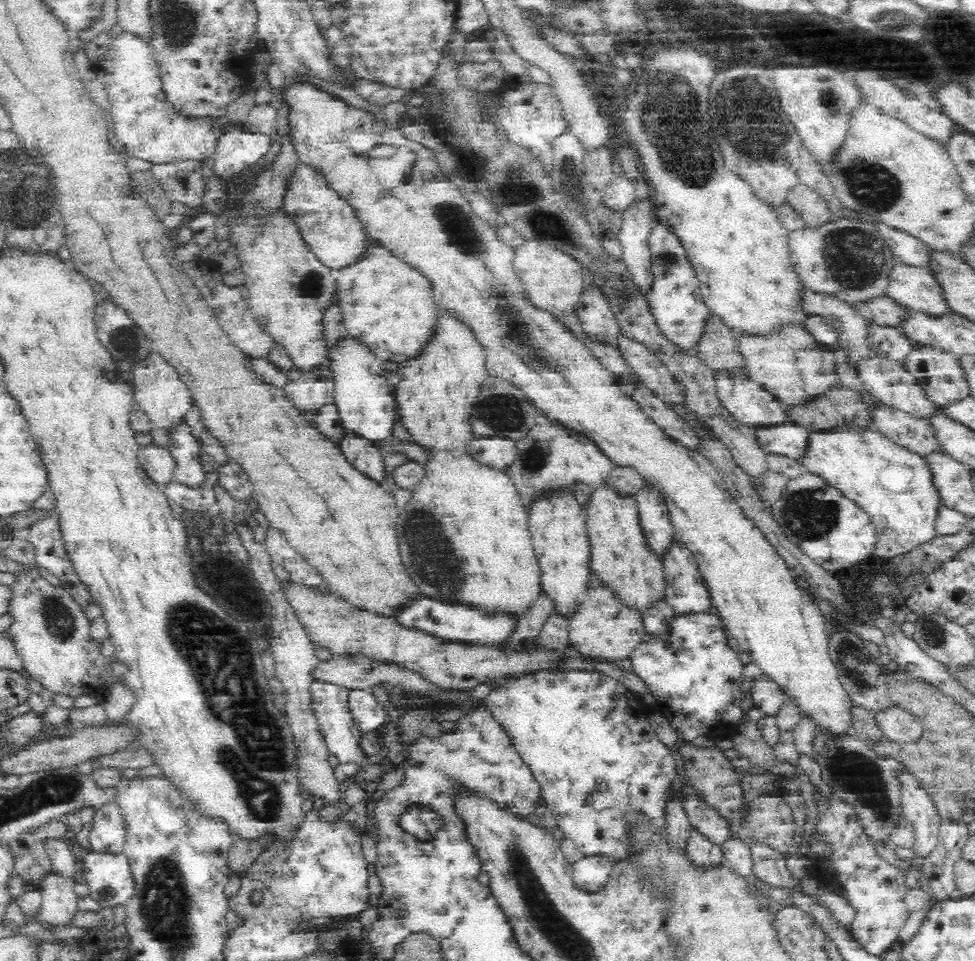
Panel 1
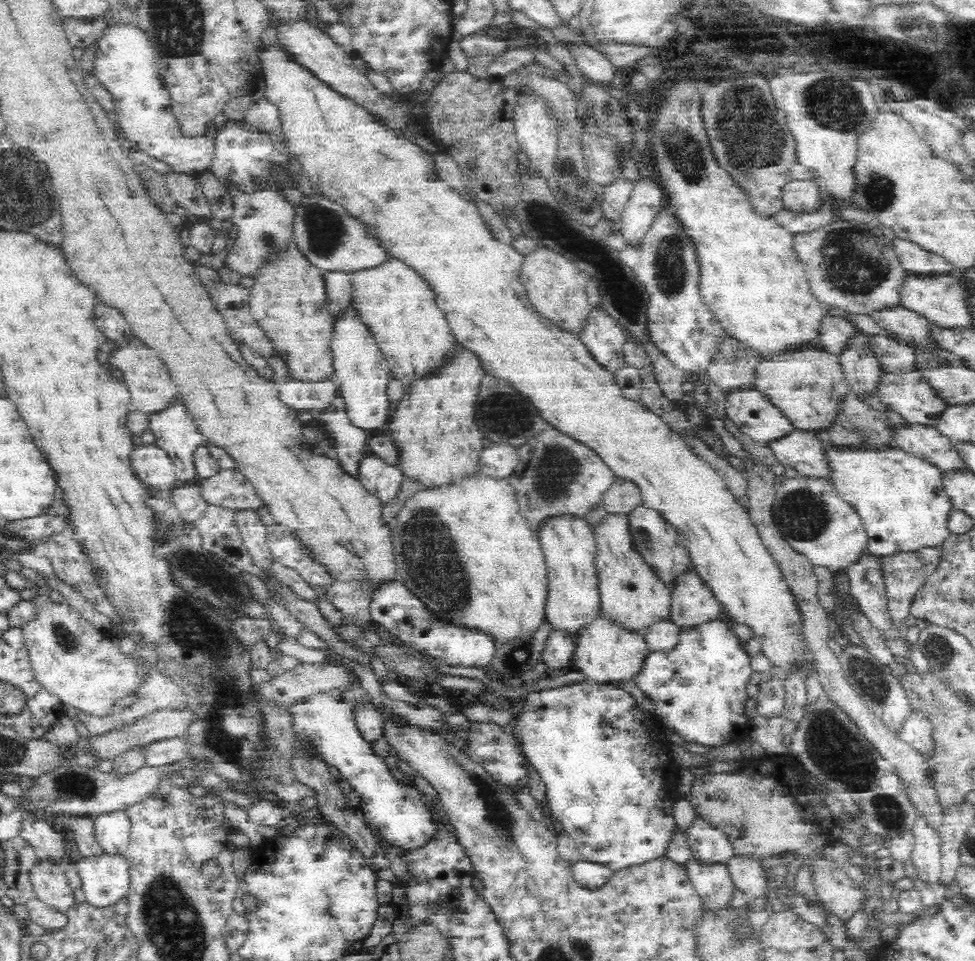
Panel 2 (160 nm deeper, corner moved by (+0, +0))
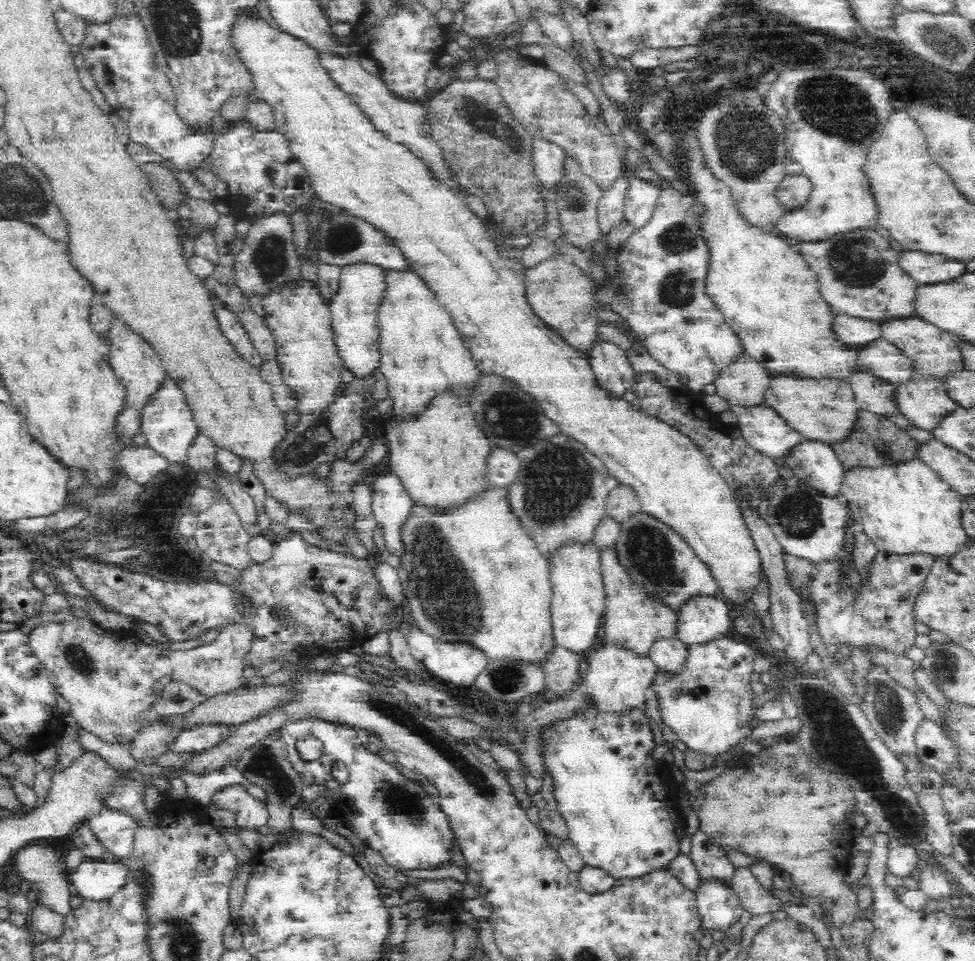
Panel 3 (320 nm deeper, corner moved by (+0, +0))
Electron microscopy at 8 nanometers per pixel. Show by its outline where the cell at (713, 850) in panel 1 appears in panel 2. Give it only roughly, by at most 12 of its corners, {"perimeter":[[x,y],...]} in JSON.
{"perimeter":[[690,858],[685,870],[708,910],[730,905],[727,864]]}

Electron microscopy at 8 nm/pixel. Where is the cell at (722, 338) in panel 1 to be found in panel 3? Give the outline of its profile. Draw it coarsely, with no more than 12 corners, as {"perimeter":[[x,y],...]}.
{"perimeter":[[745,351],[716,374],[730,407],[760,406],[771,376]]}

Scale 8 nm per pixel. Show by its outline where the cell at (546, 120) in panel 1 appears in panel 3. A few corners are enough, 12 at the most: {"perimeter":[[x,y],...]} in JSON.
{"perimeter":[[532,136],[532,166],[554,190],[566,158],[559,144]]}

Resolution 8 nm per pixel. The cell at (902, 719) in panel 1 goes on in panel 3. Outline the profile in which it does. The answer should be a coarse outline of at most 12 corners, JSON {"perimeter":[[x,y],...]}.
{"perimeter":[[936,722],[915,728],[916,755],[936,772],[957,763],[957,748]]}

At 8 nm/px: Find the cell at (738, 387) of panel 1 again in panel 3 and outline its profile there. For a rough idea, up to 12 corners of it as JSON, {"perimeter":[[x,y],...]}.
{"perimeter":[[734,406],[736,428],[768,457],[805,438],[772,409]]}

